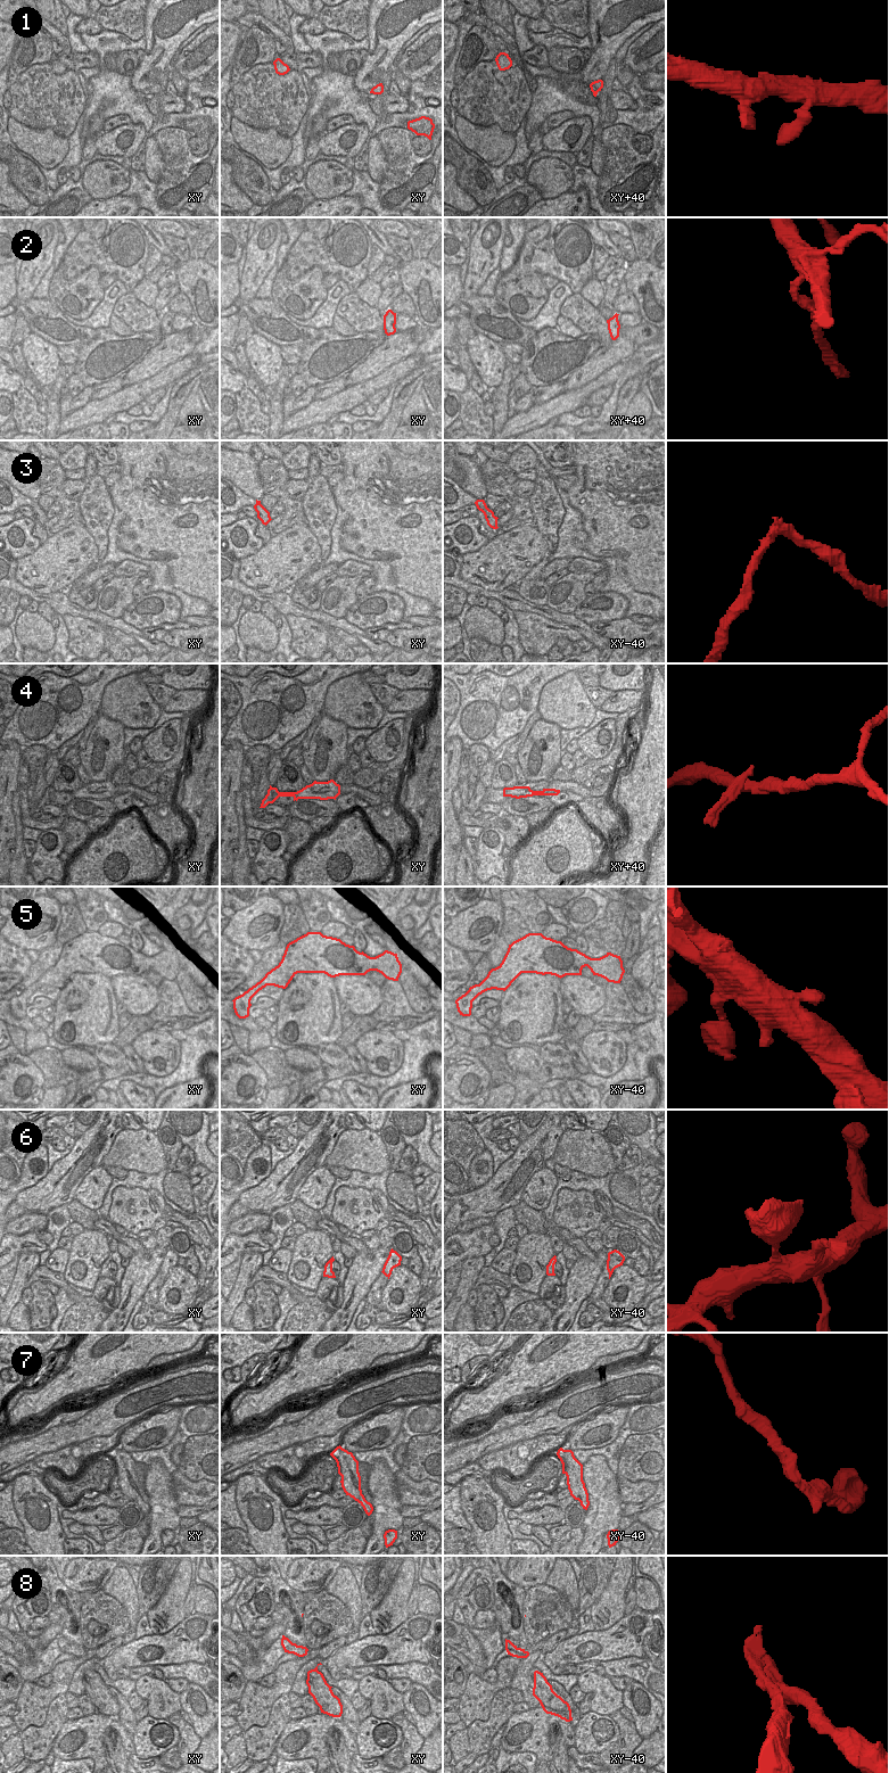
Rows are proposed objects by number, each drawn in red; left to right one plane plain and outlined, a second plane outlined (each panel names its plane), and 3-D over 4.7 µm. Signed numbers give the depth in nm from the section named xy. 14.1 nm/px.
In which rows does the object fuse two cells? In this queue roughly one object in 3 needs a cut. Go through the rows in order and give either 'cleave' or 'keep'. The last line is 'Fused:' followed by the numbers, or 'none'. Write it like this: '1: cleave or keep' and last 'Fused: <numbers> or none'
1: keep
2: cleave
3: cleave
4: cleave
5: keep
6: keep
7: keep
8: cleave
Fused: 2, 3, 4, 8

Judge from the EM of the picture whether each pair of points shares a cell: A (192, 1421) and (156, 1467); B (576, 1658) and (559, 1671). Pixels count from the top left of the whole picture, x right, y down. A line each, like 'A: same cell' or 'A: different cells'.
A: different cells
B: same cell

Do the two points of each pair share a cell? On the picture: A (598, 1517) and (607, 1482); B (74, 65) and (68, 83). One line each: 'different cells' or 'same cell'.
A: same cell
B: different cells

